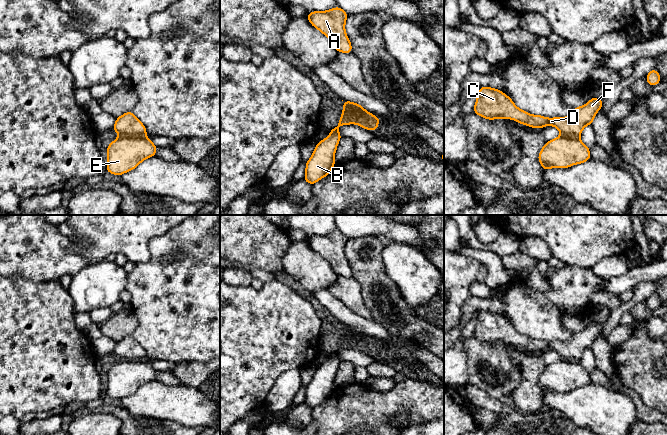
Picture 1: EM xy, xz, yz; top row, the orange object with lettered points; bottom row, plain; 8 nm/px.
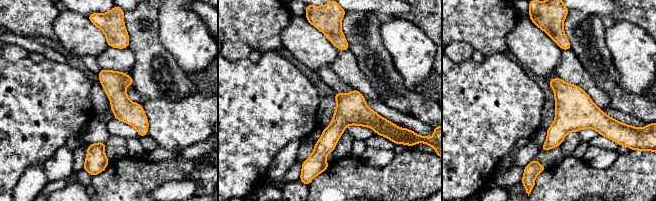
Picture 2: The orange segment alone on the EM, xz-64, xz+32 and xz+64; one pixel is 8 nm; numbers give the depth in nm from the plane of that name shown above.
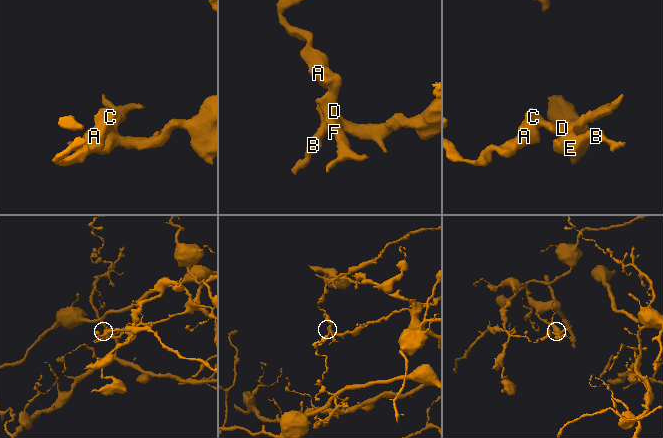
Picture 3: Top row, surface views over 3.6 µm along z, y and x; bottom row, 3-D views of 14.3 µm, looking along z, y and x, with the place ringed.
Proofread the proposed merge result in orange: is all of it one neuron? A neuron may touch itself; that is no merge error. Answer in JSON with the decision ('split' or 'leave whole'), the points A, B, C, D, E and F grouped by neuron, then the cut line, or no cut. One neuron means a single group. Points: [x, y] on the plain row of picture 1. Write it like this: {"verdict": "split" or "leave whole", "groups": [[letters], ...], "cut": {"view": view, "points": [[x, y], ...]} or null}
{"verdict": "split", "groups": [["A", "C", "D", "F"], ["B", "E"]], "cut": {"view": "xy", "points": [[119, 359], [144, 360]]}}

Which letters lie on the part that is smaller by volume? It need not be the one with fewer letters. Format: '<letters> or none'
A, C, D, F

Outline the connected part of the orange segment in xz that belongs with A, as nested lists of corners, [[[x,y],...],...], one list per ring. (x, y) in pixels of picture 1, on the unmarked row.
[[[338,230],[328,235],[307,238],[311,249],[322,256],[338,276],[352,277],[352,270],[345,256],[347,241],[348,238]]]

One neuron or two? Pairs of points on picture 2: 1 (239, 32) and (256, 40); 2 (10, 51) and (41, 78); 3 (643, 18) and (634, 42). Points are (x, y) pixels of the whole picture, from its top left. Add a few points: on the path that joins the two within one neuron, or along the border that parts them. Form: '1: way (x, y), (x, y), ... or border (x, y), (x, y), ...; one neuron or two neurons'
1: way (243, 32), (248, 32), (252, 36); one neuron
2: border (28, 56), (10, 61); two neurons
3: border (617, 21), (633, 22), (645, 31); two neurons

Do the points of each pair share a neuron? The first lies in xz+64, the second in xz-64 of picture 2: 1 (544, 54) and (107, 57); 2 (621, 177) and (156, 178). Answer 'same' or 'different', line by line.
1: different
2: same

